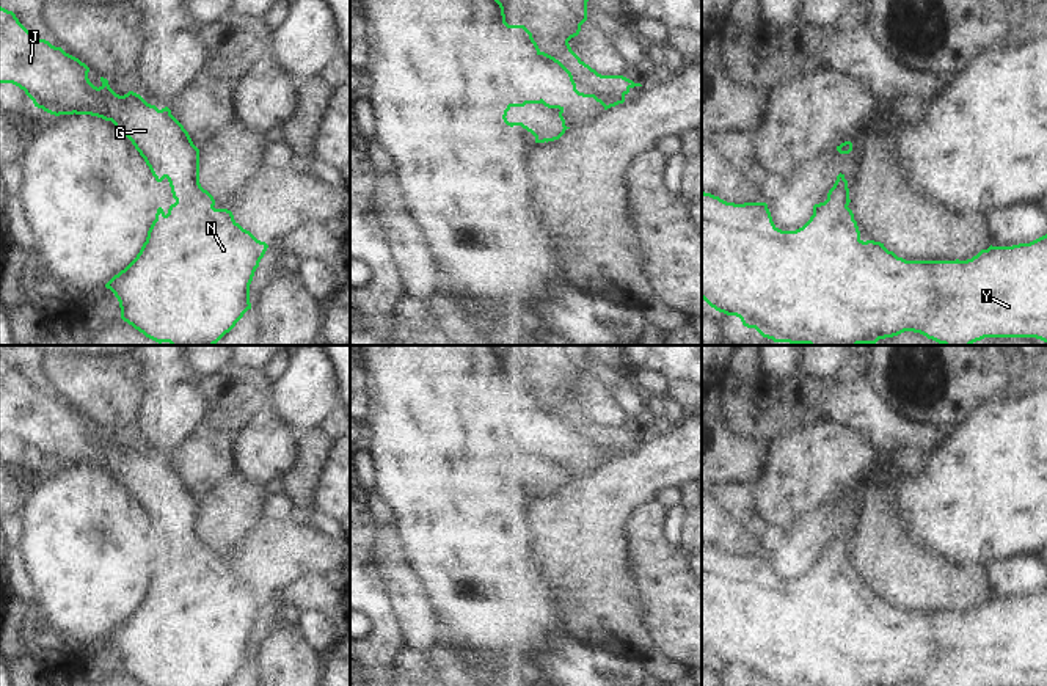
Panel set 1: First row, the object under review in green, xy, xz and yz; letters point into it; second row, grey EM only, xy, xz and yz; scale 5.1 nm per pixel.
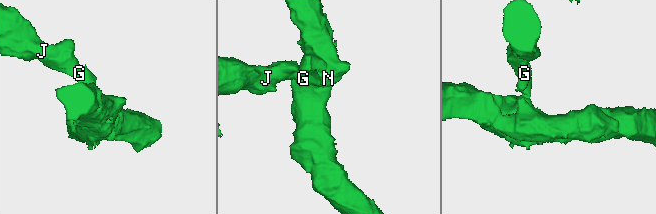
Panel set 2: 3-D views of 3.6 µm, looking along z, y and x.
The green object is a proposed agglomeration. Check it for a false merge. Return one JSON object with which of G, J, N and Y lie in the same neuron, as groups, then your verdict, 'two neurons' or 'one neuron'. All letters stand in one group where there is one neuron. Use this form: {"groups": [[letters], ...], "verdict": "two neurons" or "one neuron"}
{"groups": [["G", "J", "N", "Y"]], "verdict": "one neuron"}

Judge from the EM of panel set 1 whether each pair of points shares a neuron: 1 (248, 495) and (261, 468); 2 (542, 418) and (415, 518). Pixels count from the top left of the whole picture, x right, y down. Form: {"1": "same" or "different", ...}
{"1": "different", "2": "different"}

